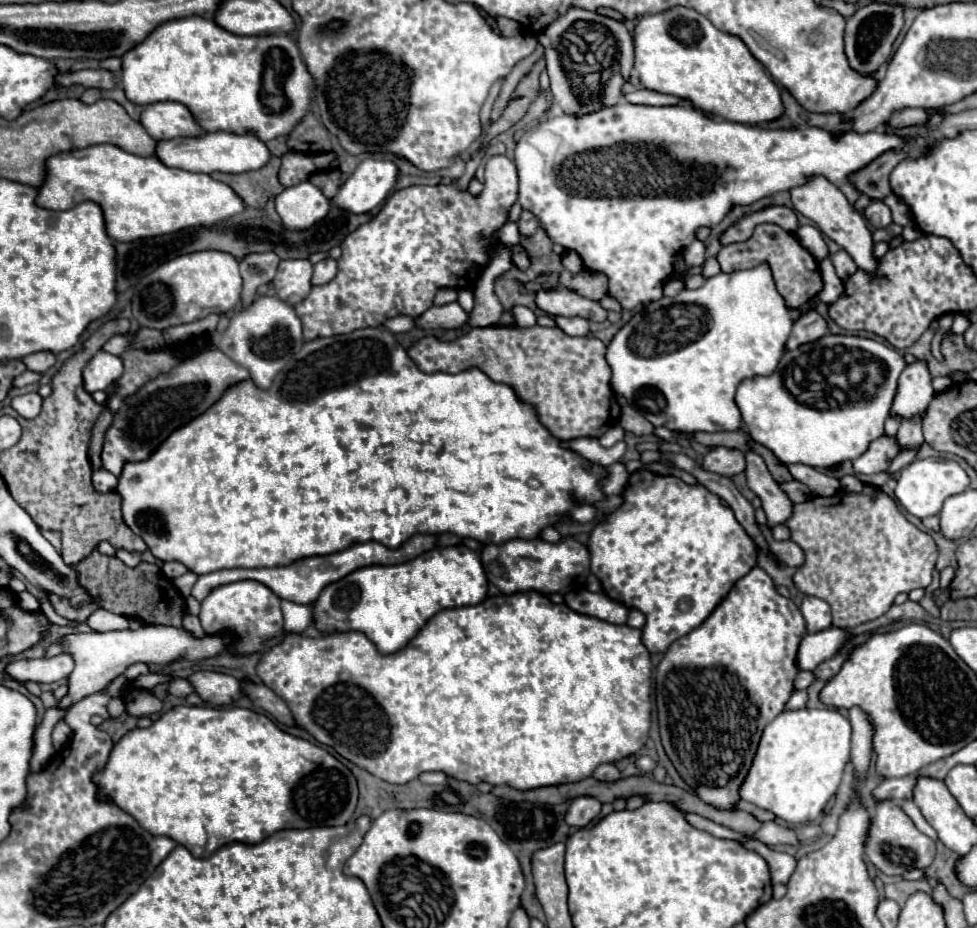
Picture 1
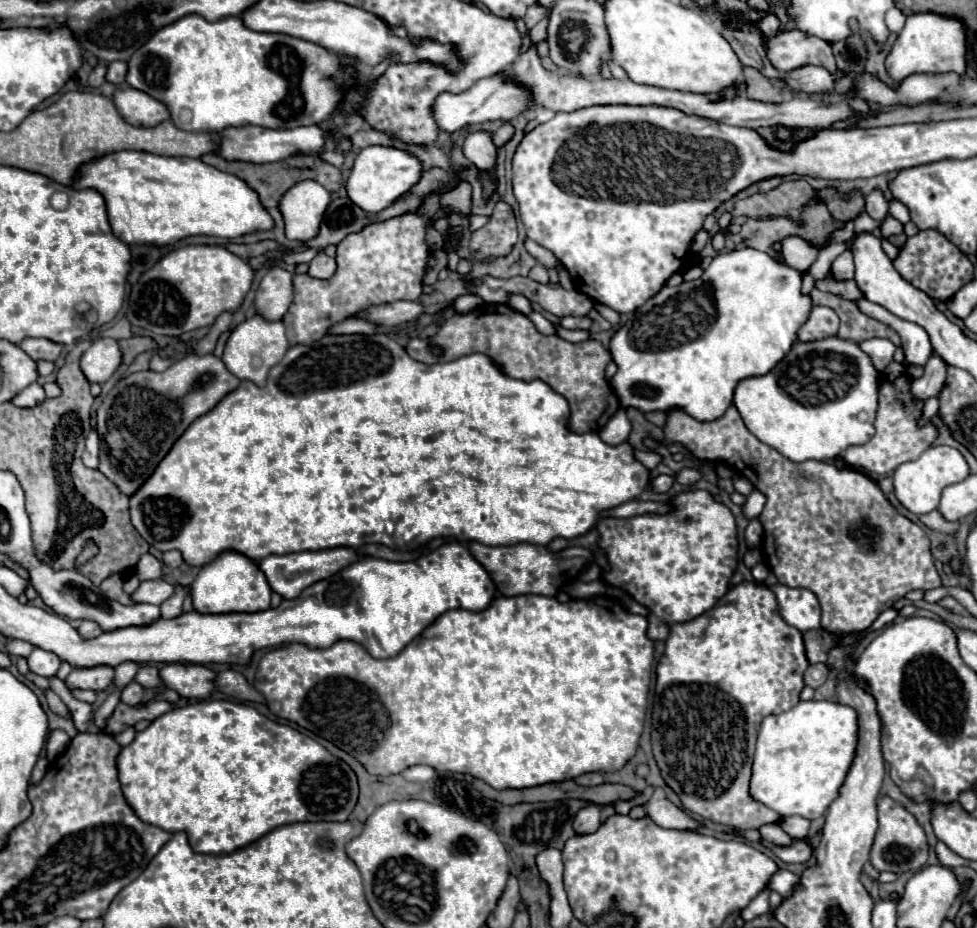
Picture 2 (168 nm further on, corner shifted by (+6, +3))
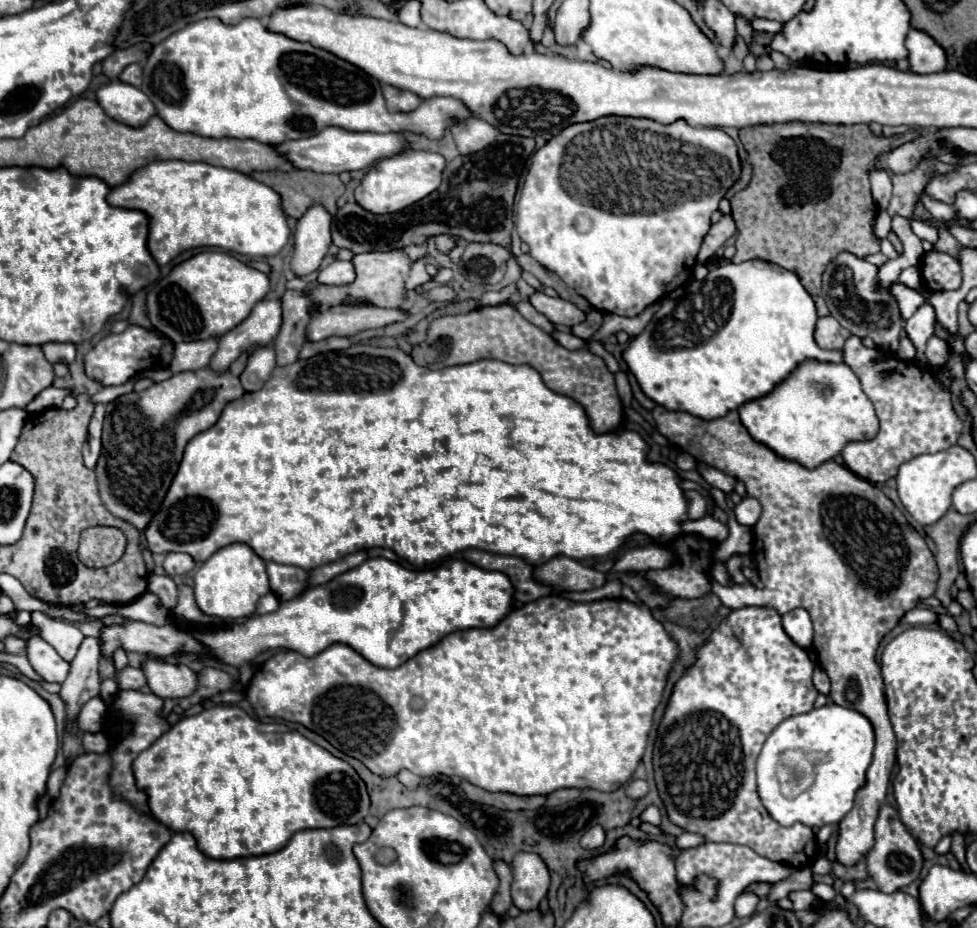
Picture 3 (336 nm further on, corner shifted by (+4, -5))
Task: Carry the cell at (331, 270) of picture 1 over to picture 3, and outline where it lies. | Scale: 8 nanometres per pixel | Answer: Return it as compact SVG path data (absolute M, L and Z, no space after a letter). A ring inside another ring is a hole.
M335 260L333 264L325 266L319 272L319 282L321 284L333 284L333 286L343 286L343 284L351 284L357 278L355 268L351 262L343 262L343 260Z

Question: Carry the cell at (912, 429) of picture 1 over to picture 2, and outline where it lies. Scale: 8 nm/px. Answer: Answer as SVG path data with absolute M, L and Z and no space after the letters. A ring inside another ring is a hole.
M931 356L925 364L923 378L911 380L911 396L915 402L925 402L931 396L937 396L947 380L947 364L939 356Z

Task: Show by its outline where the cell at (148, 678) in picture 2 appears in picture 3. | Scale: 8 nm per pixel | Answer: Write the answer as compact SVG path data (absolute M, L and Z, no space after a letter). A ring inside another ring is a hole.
M125 666L123 670L117 670L115 680L117 680L121 690L139 690L141 686L147 684L143 672L139 668L131 668L131 666Z

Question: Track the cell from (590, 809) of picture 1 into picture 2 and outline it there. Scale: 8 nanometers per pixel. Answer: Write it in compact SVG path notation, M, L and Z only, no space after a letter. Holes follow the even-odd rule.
M589 804L585 808L581 808L577 812L577 816L573 818L573 830L577 834L589 834L595 832L599 828L601 820L599 820L599 806L597 804Z

